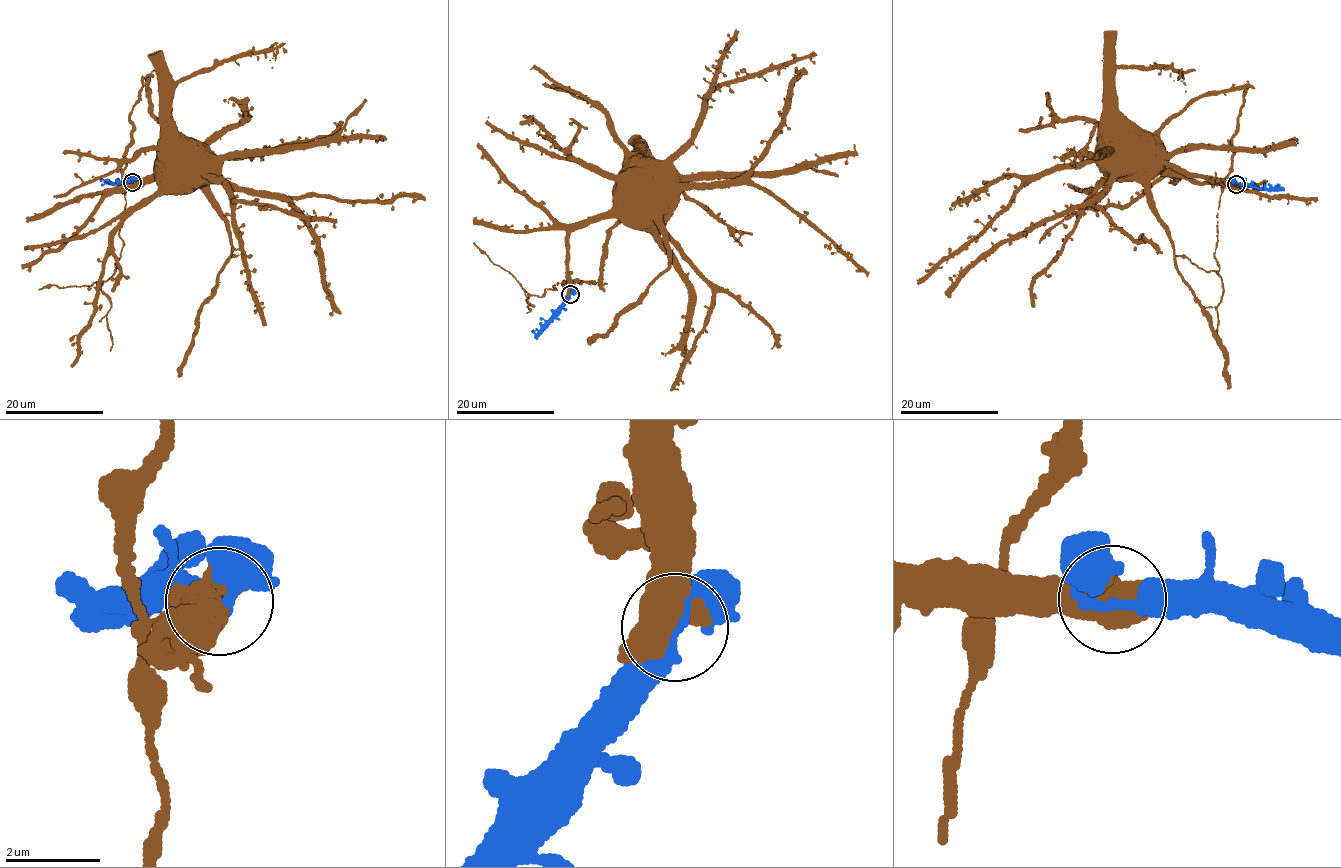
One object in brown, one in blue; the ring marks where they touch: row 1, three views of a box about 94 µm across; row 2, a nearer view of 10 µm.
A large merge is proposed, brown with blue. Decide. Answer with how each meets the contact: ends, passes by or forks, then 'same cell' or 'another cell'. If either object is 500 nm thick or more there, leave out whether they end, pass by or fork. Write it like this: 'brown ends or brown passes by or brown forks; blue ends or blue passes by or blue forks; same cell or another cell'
same cell

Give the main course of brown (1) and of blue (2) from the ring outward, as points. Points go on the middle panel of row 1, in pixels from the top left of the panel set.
1: (569, 294), (567, 236), (611, 210), (615, 188), (626, 171), (639, 170), (642, 176), (637, 179)
2: (570, 294), (562, 308), (536, 334), (534, 330)

